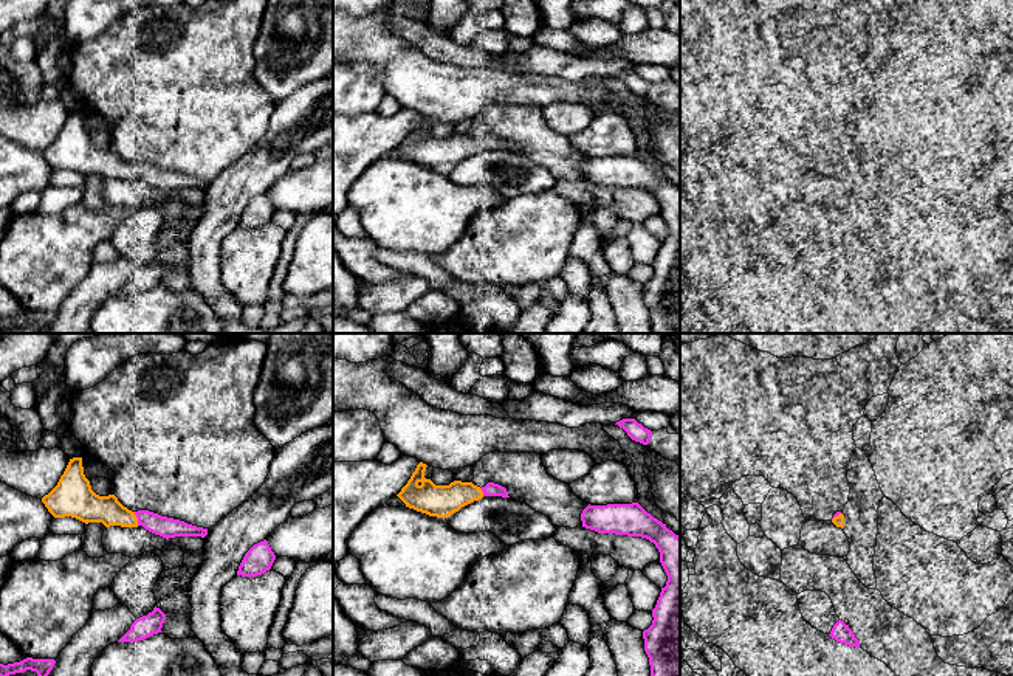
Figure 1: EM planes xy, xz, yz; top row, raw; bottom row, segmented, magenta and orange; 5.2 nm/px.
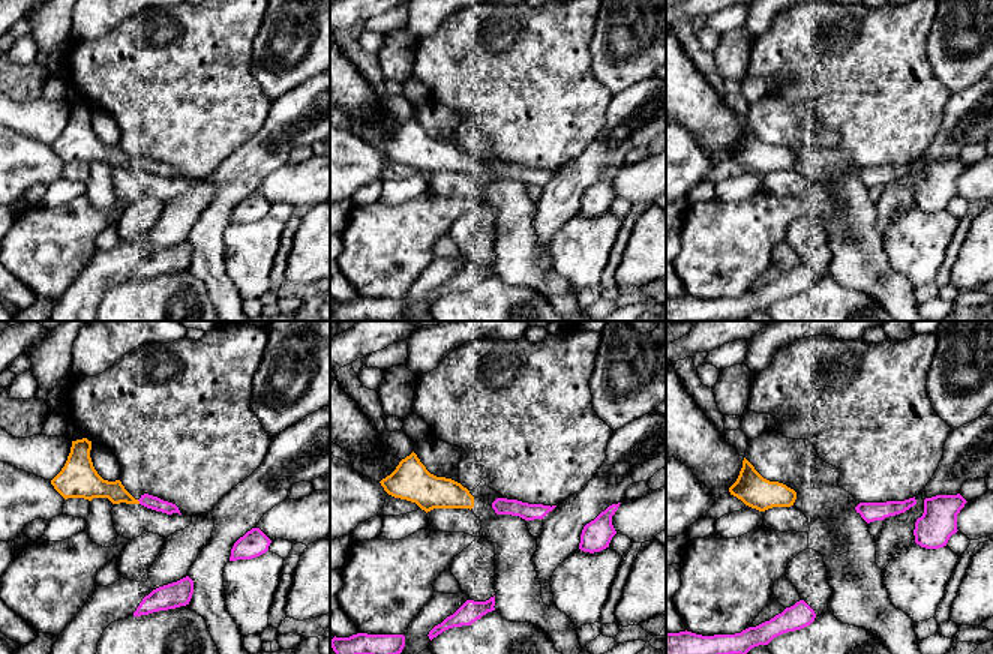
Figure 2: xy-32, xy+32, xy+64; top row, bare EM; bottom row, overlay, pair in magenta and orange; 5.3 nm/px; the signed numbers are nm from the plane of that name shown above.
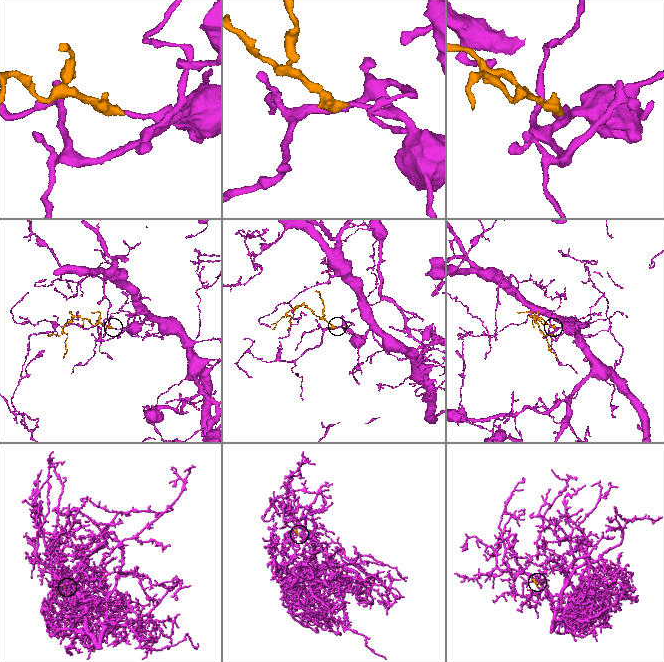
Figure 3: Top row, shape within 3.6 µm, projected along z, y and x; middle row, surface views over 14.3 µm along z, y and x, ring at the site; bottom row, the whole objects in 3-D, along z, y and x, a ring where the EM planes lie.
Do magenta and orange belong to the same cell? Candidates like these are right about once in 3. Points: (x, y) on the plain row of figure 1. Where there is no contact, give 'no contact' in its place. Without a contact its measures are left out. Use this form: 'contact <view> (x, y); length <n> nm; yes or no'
contact xy (137, 169); length 80 nm; yes

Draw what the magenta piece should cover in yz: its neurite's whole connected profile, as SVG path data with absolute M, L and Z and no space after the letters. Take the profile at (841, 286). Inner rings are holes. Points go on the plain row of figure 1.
M838 273L830 287L832 291L835 291L840 296L849 298L849 299L860 299L860 293L855 290L853 284L846 278L843 273Z

